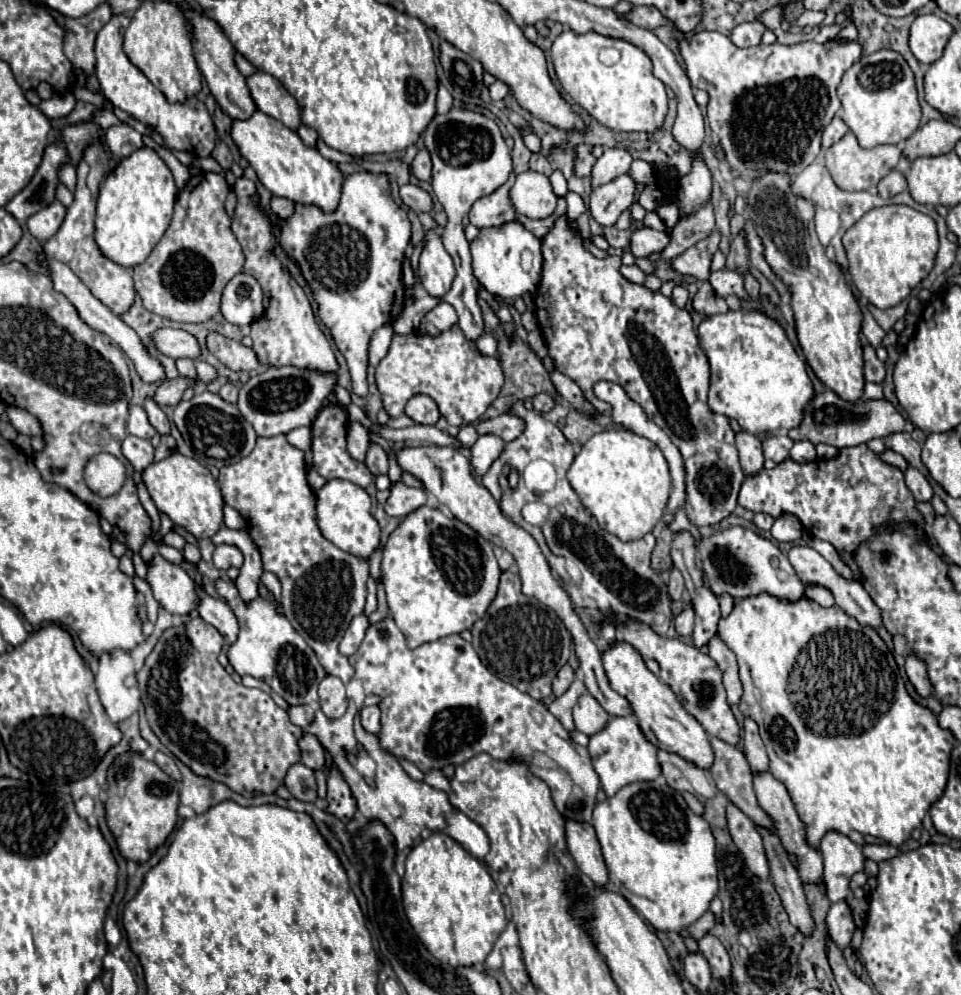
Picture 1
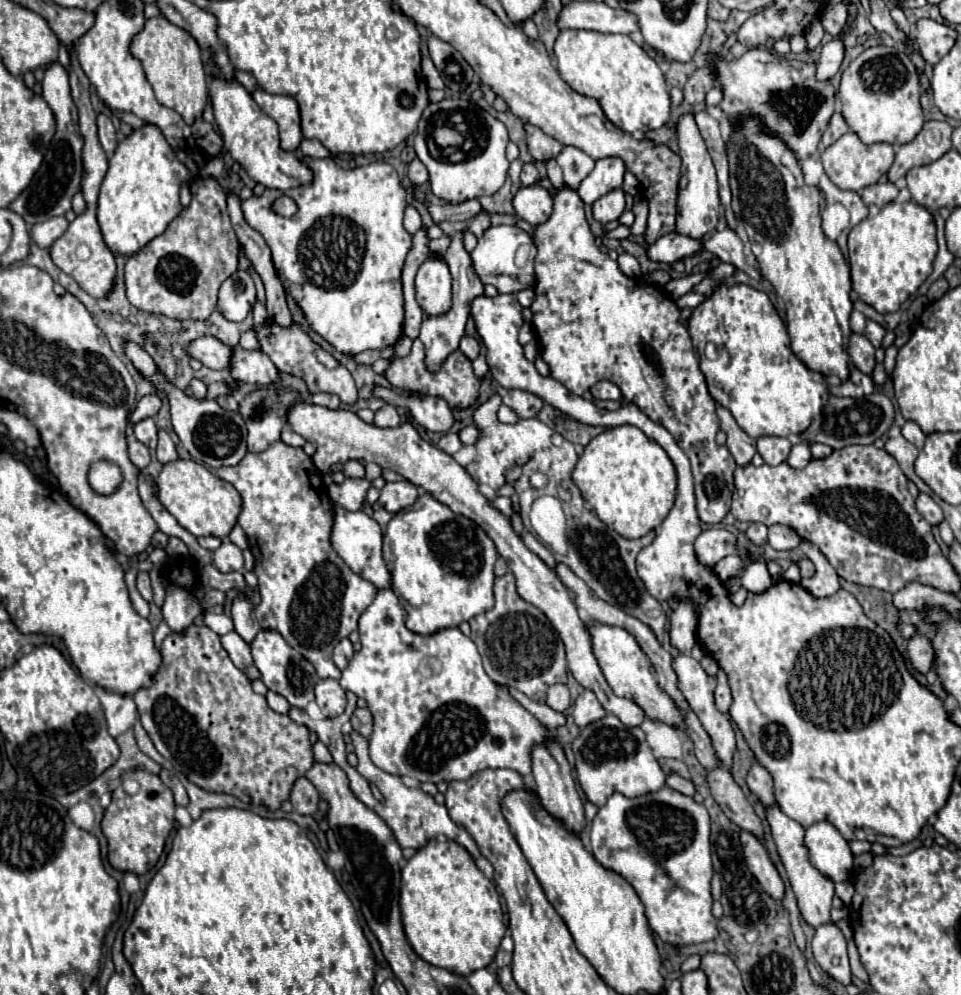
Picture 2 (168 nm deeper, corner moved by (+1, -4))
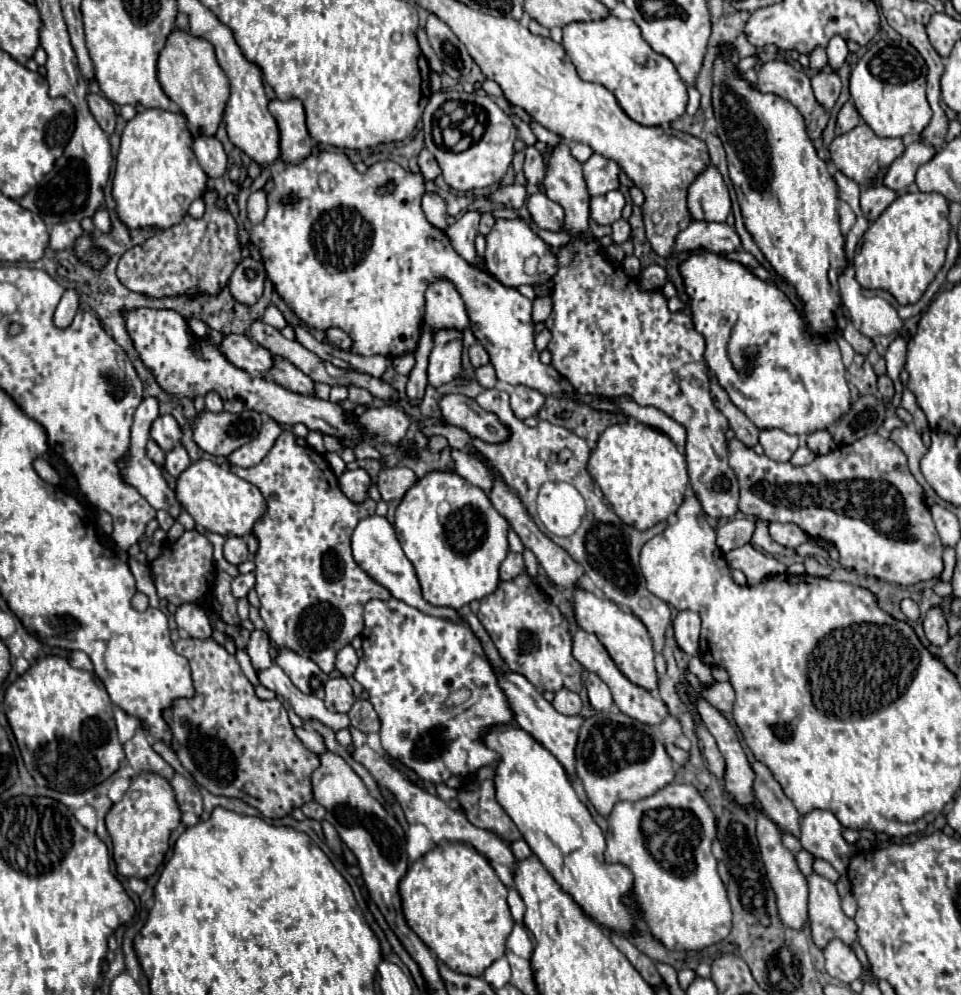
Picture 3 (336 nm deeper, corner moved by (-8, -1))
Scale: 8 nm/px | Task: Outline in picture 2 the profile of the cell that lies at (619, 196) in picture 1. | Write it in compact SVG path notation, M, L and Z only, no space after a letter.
M614 189L592 203L592 215L602 225L618 219L622 211L624 211L624 191L622 189Z

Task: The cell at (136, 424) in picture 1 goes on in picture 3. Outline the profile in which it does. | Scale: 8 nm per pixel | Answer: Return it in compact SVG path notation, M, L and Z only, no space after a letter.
M159 416L151 426L151 438L161 446L163 452L169 452L175 444L181 442L181 430L173 416Z

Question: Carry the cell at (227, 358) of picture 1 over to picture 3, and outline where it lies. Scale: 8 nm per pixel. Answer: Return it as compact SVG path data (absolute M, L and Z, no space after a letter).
M275 356L275 368L265 374L265 378L277 382L279 386L299 392L299 394L313 394L313 380L305 376L301 370L297 370L289 360L283 360L281 356Z

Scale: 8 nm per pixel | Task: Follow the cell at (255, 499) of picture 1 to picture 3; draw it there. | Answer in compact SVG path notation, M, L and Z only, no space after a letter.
M289 430L279 436L271 452L257 466L229 466L229 470L257 486L267 502L267 510L253 526L253 534L259 540L259 550L255 556L255 590L261 600L259 612L267 626L267 634L277 646L291 648L297 654L311 658L325 674L331 674L335 670L337 652L351 644L351 640L363 630L363 606L373 598L391 598L389 590L369 578L351 556L351 532L359 520L375 514L375 502L371 498L367 498L363 504L351 502L339 490L337 476L333 474L325 456L317 454L311 446L297 444L293 432Z

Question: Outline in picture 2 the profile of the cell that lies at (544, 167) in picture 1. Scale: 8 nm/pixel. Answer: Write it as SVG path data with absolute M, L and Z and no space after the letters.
M526 163L526 165L524 165L524 169L522 169L522 173L520 173L520 179L522 179L522 185L524 185L524 187L532 185L532 183L538 179L538 169L534 167L534 163Z

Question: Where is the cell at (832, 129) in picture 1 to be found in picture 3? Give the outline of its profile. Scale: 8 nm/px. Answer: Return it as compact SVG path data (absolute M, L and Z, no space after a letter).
M845 102L843 108L839 110L839 116L837 116L837 134L845 134L849 130L853 130L855 126L859 126L863 120L859 116L859 112L855 110L853 102Z

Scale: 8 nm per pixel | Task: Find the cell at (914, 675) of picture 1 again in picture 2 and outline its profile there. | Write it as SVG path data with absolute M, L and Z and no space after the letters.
M916 633L914 637L908 639L908 655L910 661L914 665L914 669L918 669L920 673L928 673L932 661L934 661L934 647L928 635Z

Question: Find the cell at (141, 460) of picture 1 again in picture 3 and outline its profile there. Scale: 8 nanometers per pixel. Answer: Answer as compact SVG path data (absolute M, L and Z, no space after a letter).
M149 440L149 442L147 442L147 456L149 456L155 464L163 464L163 462L165 462L165 452L157 446L155 440Z

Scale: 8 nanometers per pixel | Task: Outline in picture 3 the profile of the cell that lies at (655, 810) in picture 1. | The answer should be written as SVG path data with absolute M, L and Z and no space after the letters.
M669 784L649 798L637 802L617 802L607 818L609 830L605 860L625 864L635 876L635 898L643 920L649 924L655 938L669 950L701 950L723 940L731 930L731 906L725 886L717 872L717 860L711 854L715 840L715 814L689 784Z

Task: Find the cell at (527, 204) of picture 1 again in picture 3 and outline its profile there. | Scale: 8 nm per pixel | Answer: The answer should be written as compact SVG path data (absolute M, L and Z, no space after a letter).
M543 192L529 196L527 210L539 228L545 228L551 232L559 232L563 228L563 216L565 216L563 208L557 202L549 200Z

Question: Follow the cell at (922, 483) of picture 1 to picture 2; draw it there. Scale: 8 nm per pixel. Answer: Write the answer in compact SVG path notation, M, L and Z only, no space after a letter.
M924 493L918 495L916 499L916 509L918 513L930 523L930 525L940 525L944 521L944 515L942 515L942 509Z

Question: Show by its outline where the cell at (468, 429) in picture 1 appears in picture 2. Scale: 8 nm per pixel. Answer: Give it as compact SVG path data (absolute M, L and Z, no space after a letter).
M446 433L446 435L442 435L436 445L438 445L444 453L448 453L448 455L454 455L454 453L462 447L462 443L460 443L460 439L458 439L456 433Z

